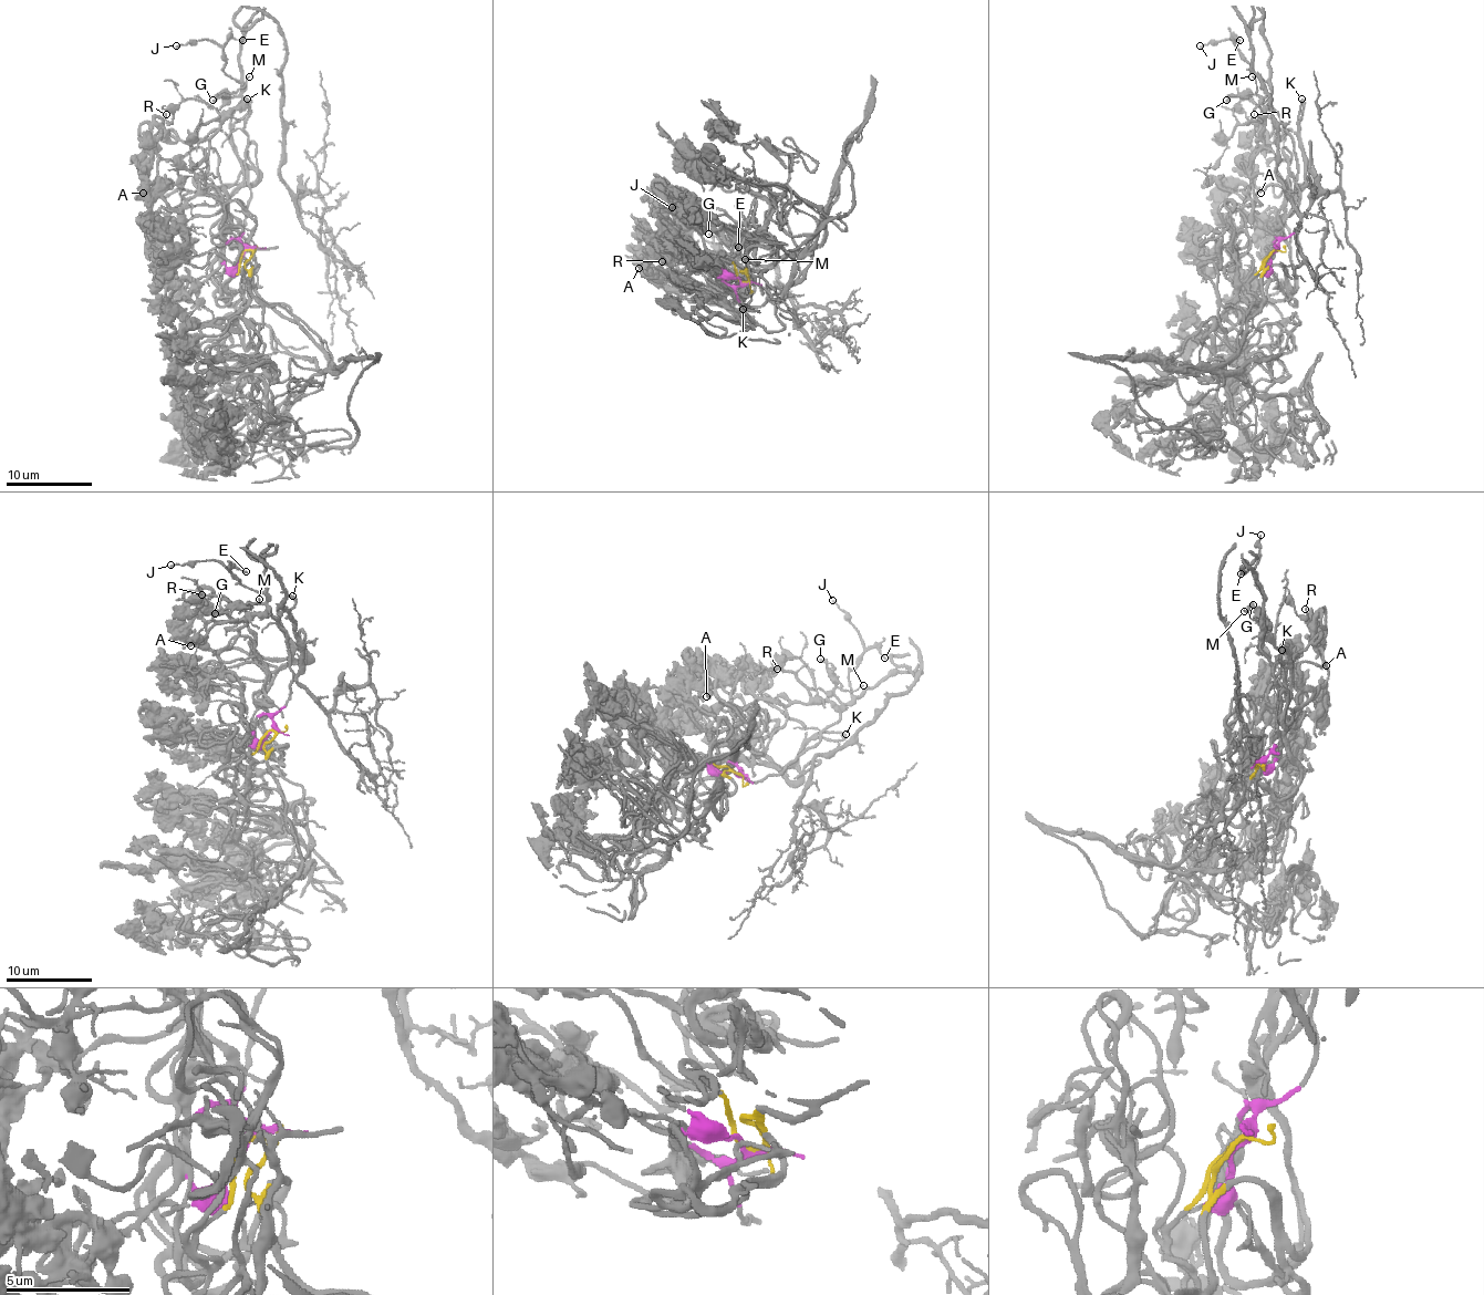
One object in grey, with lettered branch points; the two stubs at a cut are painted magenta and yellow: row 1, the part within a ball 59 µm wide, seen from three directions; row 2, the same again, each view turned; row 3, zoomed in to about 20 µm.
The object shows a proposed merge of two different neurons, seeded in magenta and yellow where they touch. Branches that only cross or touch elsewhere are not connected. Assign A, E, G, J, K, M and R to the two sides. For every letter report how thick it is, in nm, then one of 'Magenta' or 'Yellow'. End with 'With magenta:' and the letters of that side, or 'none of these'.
A: Thickness 220 nm. Yellow
E: Thickness 80 nm. Magenta
G: Thickness 140 nm. Magenta
J: Thickness 100 nm. Magenta
K: Thickness 200 nm. Yellow
M: Thickness 90 nm. Magenta
R: Thickness 100 nm. Magenta
With magenta: E, G, J, M, R

